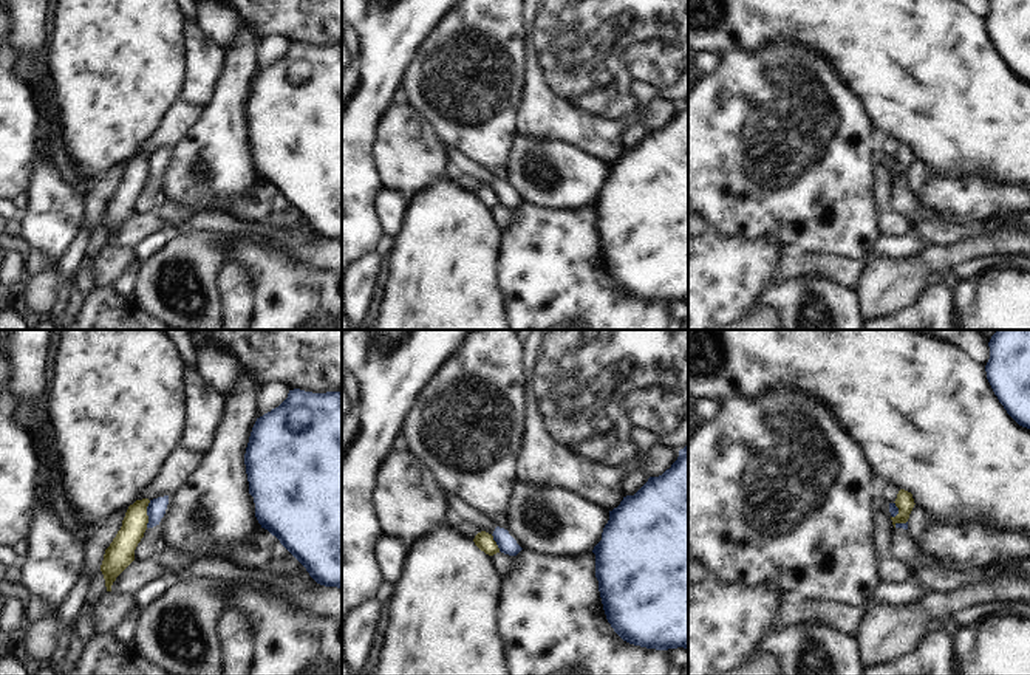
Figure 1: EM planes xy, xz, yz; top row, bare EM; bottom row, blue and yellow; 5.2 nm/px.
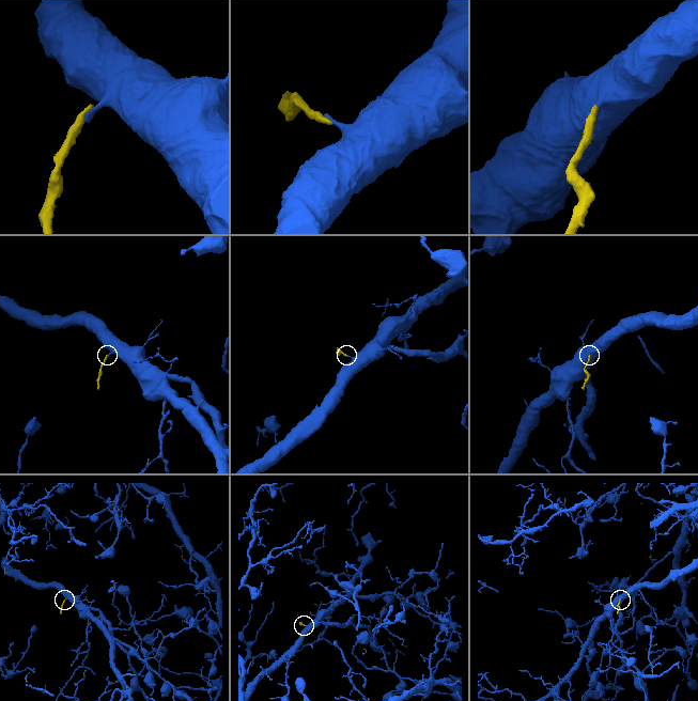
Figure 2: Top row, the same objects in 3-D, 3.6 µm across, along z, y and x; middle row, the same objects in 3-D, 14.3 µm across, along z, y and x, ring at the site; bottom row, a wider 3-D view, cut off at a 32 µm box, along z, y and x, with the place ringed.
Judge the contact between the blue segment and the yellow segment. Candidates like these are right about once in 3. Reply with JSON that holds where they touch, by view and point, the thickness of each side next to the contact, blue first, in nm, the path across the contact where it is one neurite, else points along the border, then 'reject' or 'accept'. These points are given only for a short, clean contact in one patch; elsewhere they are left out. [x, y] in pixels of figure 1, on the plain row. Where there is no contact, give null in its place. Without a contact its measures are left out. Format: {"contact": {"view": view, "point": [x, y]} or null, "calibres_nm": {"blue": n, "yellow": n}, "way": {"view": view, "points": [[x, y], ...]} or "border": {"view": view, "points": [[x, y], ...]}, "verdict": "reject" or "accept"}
{"contact": {"view": "xy", "point": [147, 167]}, "calibres_nm": {"blue": 100, "yellow": 140}, "border": {"view": "xy", "points": [[150, 154], [146, 180]]}, "verdict": "reject"}

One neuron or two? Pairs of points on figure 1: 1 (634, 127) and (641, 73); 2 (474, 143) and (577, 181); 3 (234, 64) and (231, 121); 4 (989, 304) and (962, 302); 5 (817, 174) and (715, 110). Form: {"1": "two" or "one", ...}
{"1": "two", "2": "two", "3": "one", "4": "one", "5": "one"}

